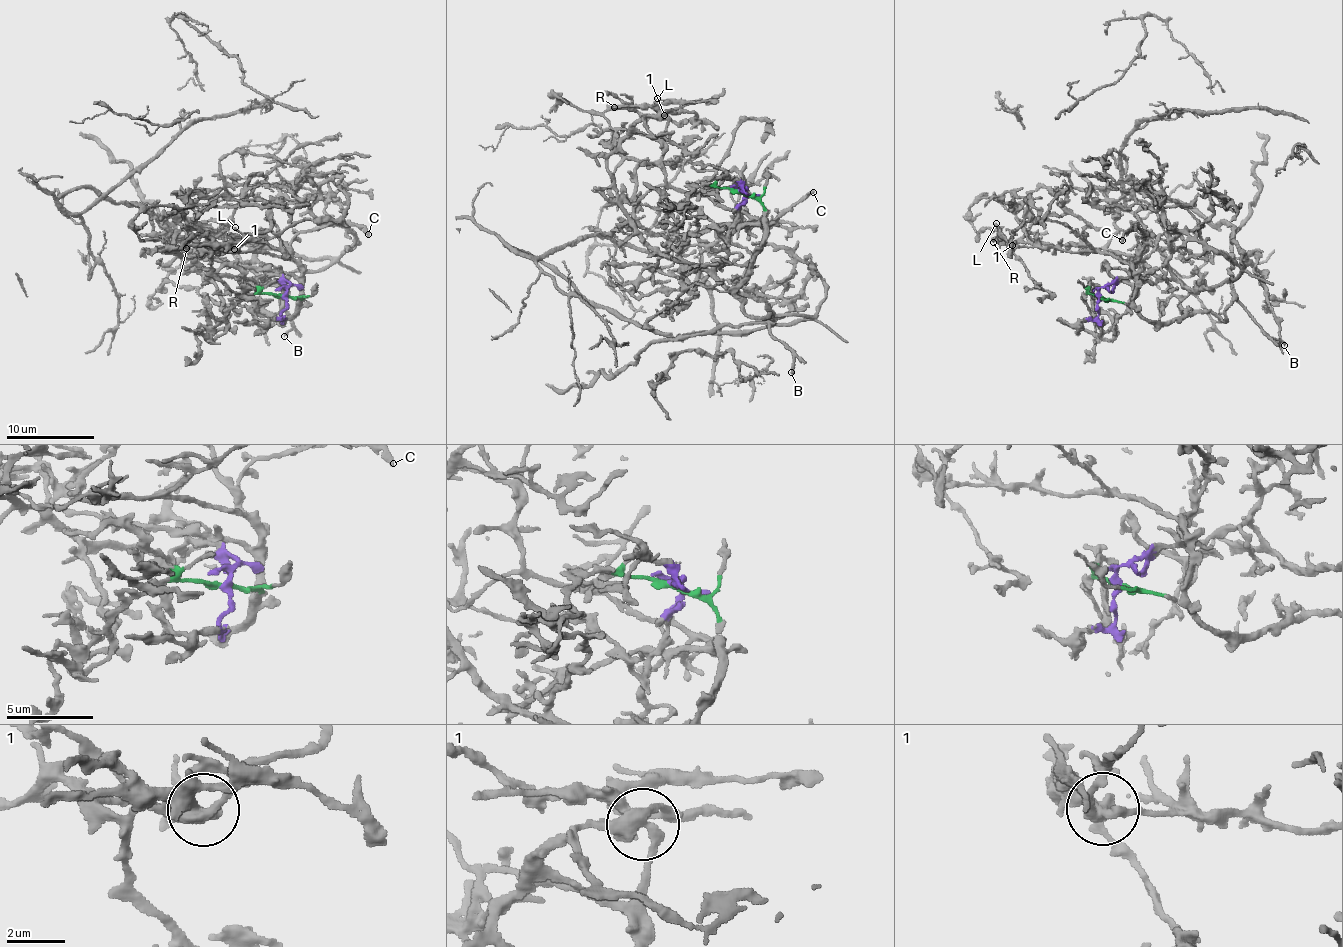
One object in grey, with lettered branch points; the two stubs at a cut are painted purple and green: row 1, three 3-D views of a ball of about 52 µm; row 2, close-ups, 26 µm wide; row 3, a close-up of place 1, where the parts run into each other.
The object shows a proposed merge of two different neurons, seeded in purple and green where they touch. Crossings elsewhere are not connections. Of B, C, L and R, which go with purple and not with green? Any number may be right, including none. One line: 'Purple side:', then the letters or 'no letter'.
Purple side: no letter

